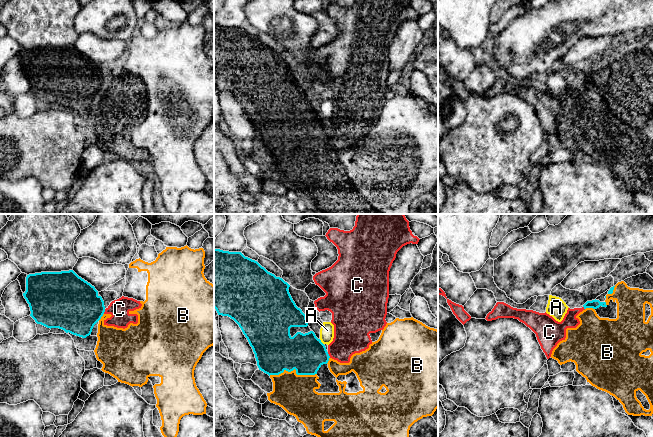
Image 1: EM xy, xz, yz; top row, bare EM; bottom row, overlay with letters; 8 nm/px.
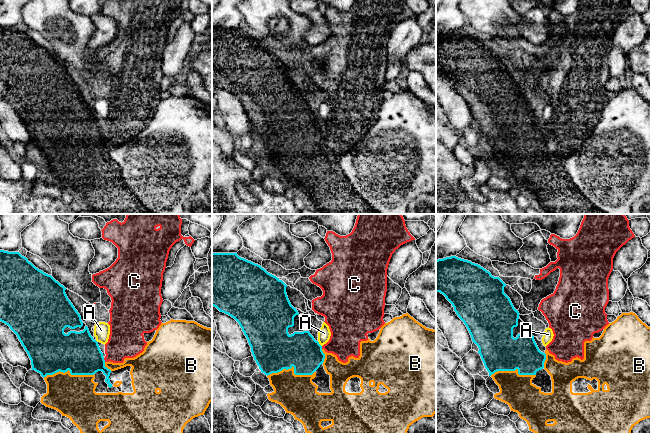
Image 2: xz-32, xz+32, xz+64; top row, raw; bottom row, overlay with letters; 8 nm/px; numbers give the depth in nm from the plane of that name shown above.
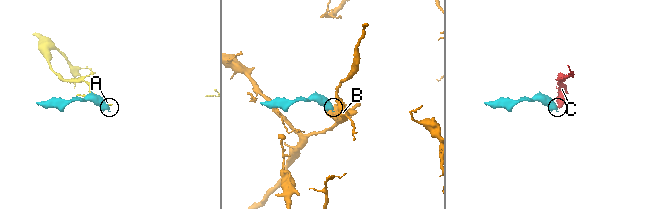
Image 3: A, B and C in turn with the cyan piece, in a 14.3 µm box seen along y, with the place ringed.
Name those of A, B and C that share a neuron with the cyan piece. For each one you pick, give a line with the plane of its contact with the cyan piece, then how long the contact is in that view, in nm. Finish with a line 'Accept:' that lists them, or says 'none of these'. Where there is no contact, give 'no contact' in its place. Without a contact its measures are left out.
Accept: none of these

